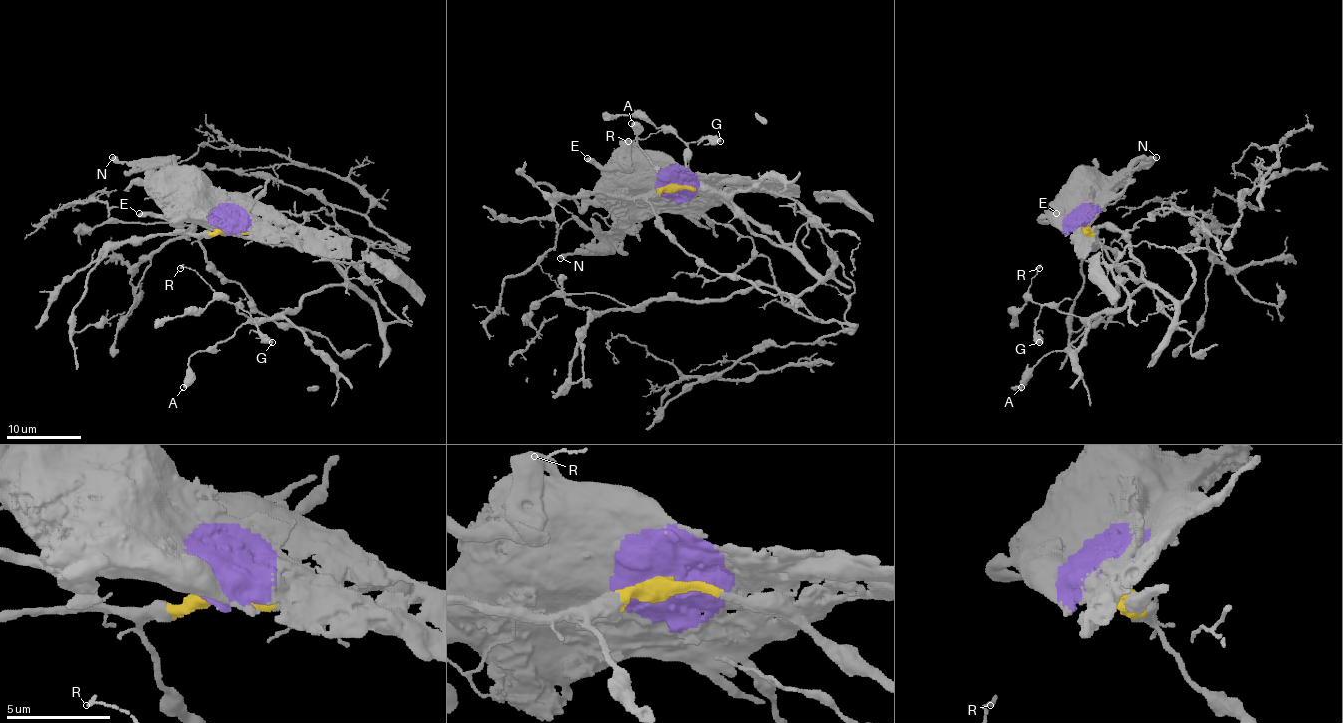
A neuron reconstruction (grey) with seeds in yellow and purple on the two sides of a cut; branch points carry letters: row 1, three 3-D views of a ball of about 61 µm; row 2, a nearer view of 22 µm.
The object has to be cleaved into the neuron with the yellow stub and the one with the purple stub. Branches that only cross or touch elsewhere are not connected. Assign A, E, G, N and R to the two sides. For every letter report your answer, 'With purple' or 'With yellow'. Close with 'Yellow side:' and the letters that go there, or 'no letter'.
A: With yellow
E: With purple
G: With yellow
N: With purple
R: With yellow
Yellow side: A, G, R

